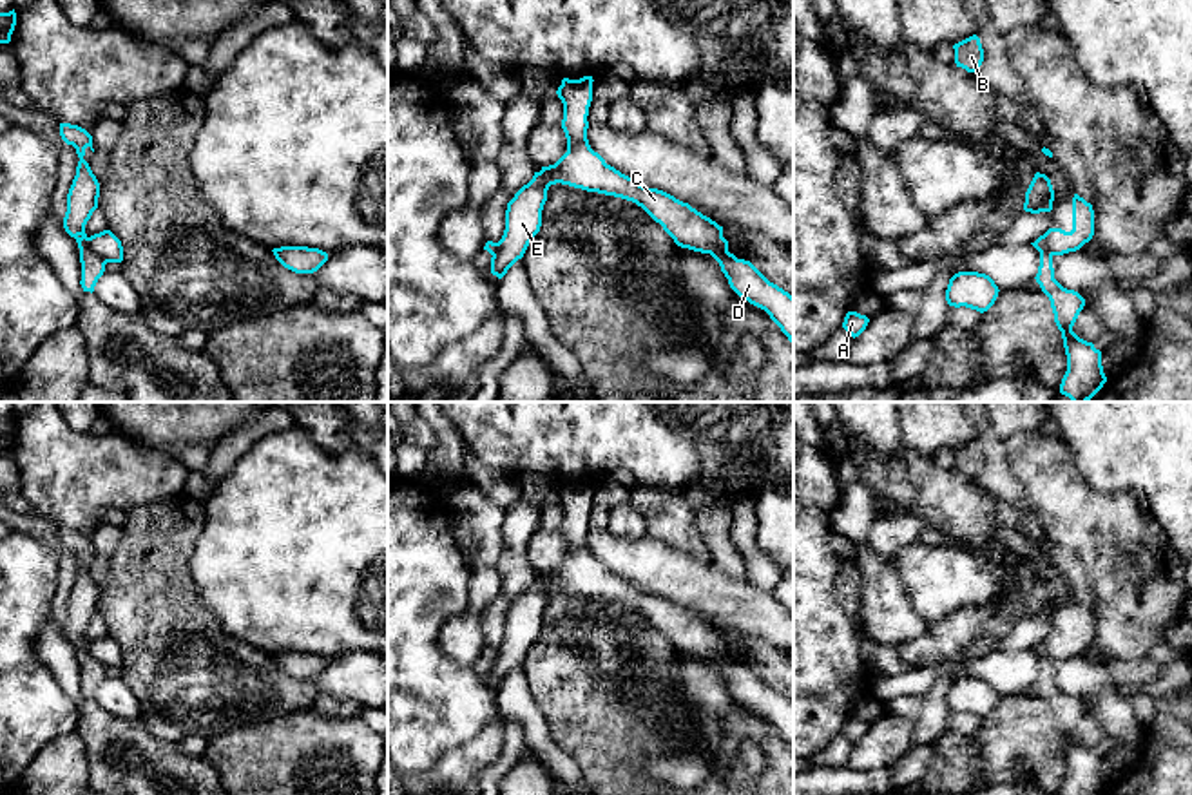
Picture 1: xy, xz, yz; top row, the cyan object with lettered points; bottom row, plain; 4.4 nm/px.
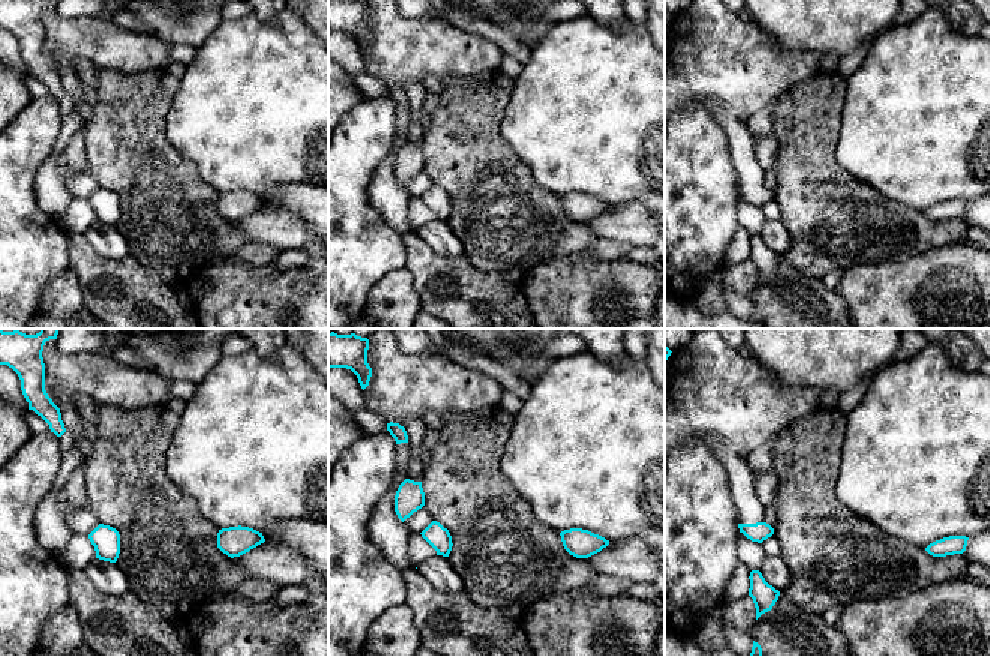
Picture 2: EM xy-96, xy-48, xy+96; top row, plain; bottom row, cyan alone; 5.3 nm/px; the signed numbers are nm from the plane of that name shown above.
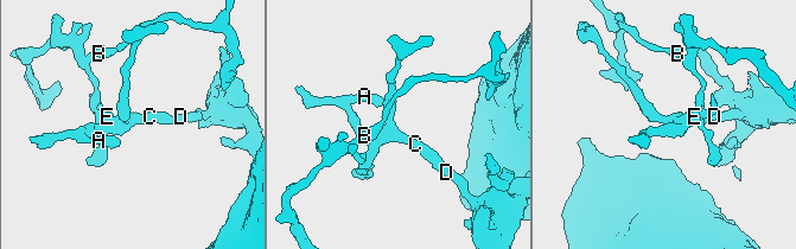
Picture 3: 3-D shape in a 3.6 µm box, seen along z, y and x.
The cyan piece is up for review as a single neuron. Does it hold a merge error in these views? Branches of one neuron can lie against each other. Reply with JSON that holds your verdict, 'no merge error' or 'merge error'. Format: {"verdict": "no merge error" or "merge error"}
{"verdict": "merge error"}

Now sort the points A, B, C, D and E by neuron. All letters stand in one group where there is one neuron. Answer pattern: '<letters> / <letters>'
A C D E / B

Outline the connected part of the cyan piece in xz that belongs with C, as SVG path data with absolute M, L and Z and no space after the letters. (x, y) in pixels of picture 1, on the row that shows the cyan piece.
M592 76L563 78L556 94L563 103L562 129L567 152L534 172L507 203L505 230L491 257L491 273L502 279L524 257L540 232L542 210L551 185L562 183L587 192L621 197L641 206L681 248L710 254L721 266L730 288L750 304L764 310L793 344L793 297L770 283L750 261L728 252L723 226L674 196L647 188L621 174L594 152L587 139Z

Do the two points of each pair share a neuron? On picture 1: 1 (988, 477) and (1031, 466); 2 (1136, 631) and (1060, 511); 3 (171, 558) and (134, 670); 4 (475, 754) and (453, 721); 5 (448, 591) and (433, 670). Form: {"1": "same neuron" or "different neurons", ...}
{"1": "different neurons", "2": "same neuron", "3": "same neuron", "4": "different neurons", "5": "same neuron"}

